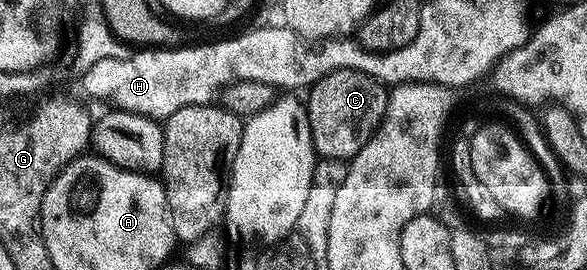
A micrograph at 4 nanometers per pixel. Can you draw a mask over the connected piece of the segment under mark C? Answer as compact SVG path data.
M339 69L327 73L319 82L308 88L307 110L313 150L321 159L348 161L377 132L389 104L386 84L372 79L367 73L355 69Z

